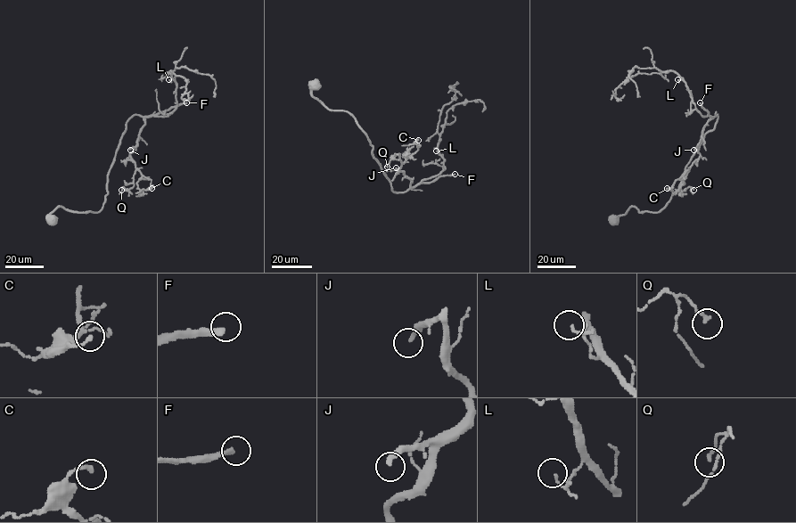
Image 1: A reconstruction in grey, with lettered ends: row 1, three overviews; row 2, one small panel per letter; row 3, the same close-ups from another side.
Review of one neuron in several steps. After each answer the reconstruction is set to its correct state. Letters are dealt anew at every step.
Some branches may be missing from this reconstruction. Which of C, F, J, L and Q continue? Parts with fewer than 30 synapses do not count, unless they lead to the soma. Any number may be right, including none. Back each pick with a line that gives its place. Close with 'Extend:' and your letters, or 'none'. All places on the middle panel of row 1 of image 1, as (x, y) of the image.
F: at (455, 174)
J: at (396, 167)
Extend: F, J

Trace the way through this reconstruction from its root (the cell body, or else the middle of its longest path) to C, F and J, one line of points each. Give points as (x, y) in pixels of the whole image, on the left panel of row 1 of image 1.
C: (52, 220), (49, 215), (59, 207), (102, 208), (108, 174), (135, 115), (144, 125), (130, 155), (151, 188)
F: (52, 220), (49, 215), (59, 207), (78, 212), (102, 208), (107, 175), (131, 118), (151, 116), (186, 102)
J: (52, 220), (49, 215), (59, 207), (102, 208), (126, 124), (140, 115), (144, 125), (130, 150)

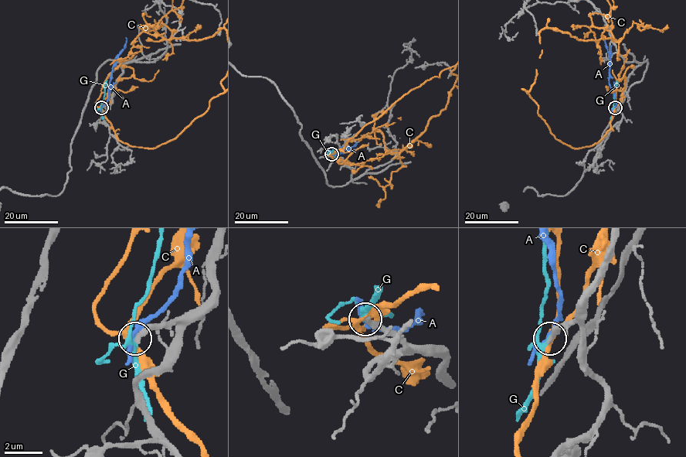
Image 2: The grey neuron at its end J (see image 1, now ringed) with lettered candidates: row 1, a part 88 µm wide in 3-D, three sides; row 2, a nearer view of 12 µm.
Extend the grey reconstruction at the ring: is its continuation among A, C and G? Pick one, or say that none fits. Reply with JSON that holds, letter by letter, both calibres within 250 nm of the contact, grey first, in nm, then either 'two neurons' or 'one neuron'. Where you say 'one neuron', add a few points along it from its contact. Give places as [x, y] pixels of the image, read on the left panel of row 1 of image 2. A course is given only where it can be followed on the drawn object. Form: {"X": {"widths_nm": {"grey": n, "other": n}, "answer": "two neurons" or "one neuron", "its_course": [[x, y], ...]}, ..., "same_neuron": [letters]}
{"A": {"widths_nm": {"grey": 400, "other": 240}, "answer": "two neurons"}, "C": {"widths_nm": {"grey": 320, "other": 220}, "answer": "two neurons"}, "G": {"widths_nm": {"grey": 320, "other": 170}, "answer": "one neuron", "its_course": [[101, 107], [107, 80]]}, "same_neuron": ["G"]}

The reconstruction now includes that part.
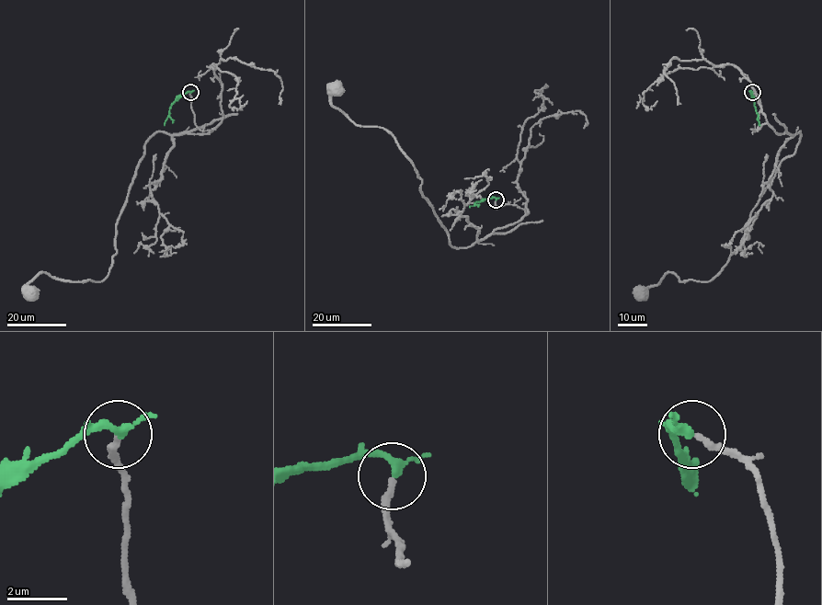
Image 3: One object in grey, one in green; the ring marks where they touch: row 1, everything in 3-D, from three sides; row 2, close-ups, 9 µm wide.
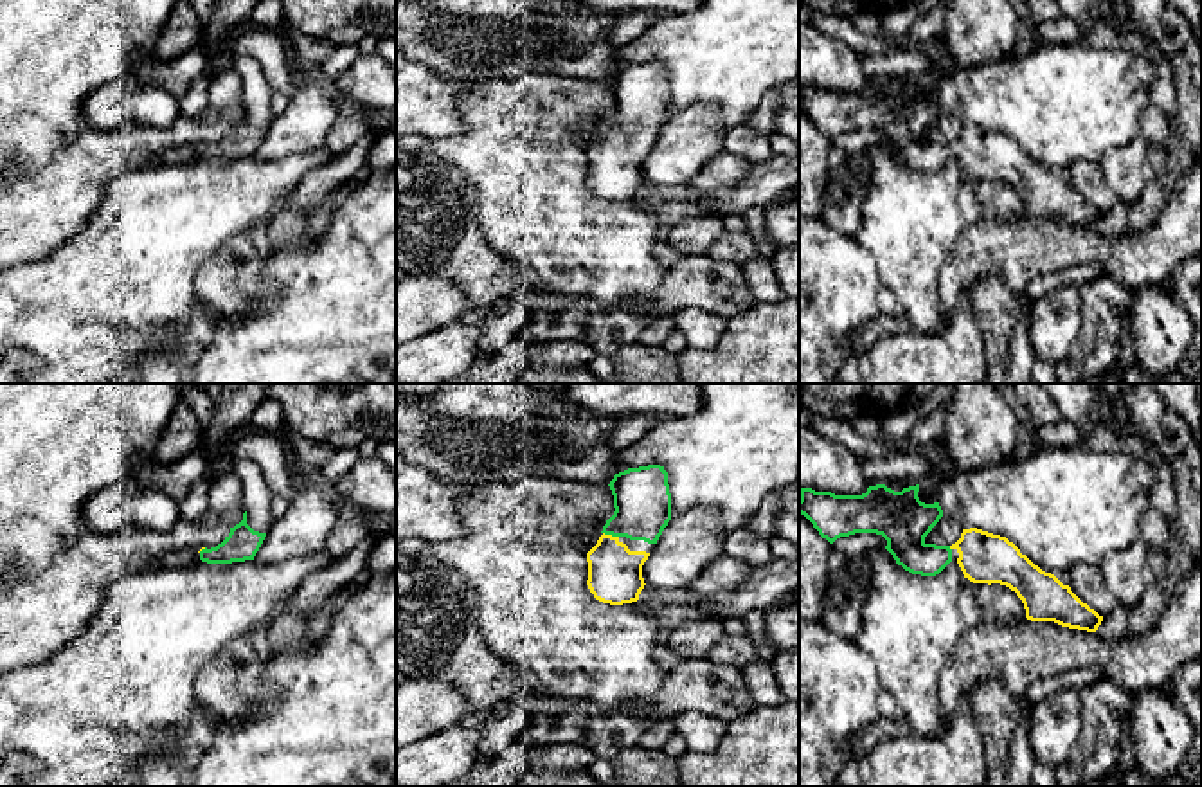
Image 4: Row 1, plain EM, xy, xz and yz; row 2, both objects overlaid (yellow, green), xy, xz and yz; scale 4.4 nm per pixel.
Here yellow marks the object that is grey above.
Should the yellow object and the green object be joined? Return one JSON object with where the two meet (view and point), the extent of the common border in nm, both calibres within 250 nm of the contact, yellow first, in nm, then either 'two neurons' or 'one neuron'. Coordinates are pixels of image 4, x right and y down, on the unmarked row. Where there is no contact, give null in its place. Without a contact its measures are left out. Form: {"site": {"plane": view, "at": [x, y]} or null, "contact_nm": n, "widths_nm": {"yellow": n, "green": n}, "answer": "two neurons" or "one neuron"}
{"site": {"plane": "xz", "at": [610, 132]}, "contact_nm": 80, "widths_nm": {"yellow": 240, "green": 260}, "answer": "one neuron"}

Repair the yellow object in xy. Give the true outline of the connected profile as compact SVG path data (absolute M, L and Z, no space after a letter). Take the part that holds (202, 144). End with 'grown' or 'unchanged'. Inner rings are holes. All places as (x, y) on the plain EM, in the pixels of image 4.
M247 108L243 110L243 117L230 124L230 130L225 133L221 140L216 144L202 144L200 157L207 160L232 160L254 157L259 148L266 130L254 128L247 121Z; grown

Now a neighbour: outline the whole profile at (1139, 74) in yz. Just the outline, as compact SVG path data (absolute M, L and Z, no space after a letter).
M1137 54L1134 59L1134 65L1128 70L1128 83L1132 86L1143 86L1143 88L1150 90L1152 77L1153 77L1152 67L1150 67L1146 56Z

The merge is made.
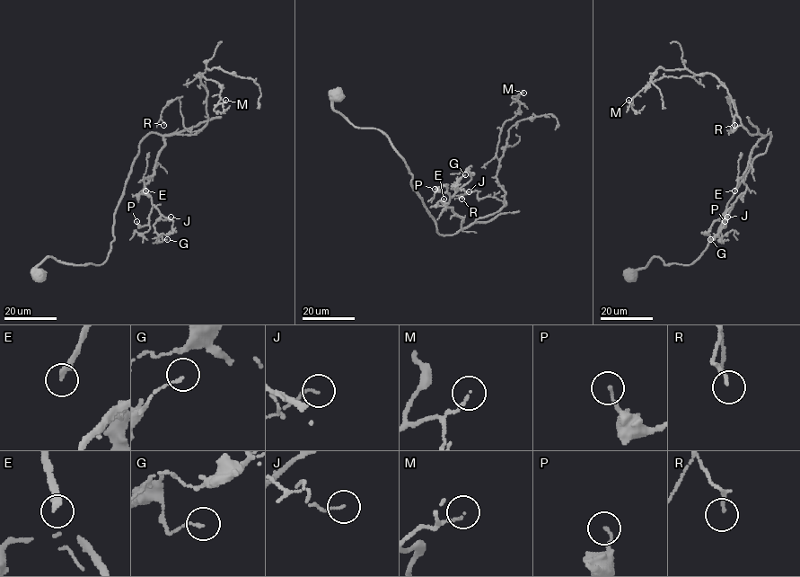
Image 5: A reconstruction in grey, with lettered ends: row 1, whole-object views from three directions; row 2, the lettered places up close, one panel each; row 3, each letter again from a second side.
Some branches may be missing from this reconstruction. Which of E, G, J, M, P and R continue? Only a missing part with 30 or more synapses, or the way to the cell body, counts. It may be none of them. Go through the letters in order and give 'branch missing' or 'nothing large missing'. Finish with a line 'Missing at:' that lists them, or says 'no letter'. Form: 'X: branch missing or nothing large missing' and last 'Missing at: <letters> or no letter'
E: branch missing
G: nothing large missing
J: nothing large missing
M: nothing large missing
P: nothing large missing
R: nothing large missing
Missing at: E

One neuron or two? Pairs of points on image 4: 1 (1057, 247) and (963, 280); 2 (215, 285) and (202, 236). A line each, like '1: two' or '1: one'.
1: one
2: two

